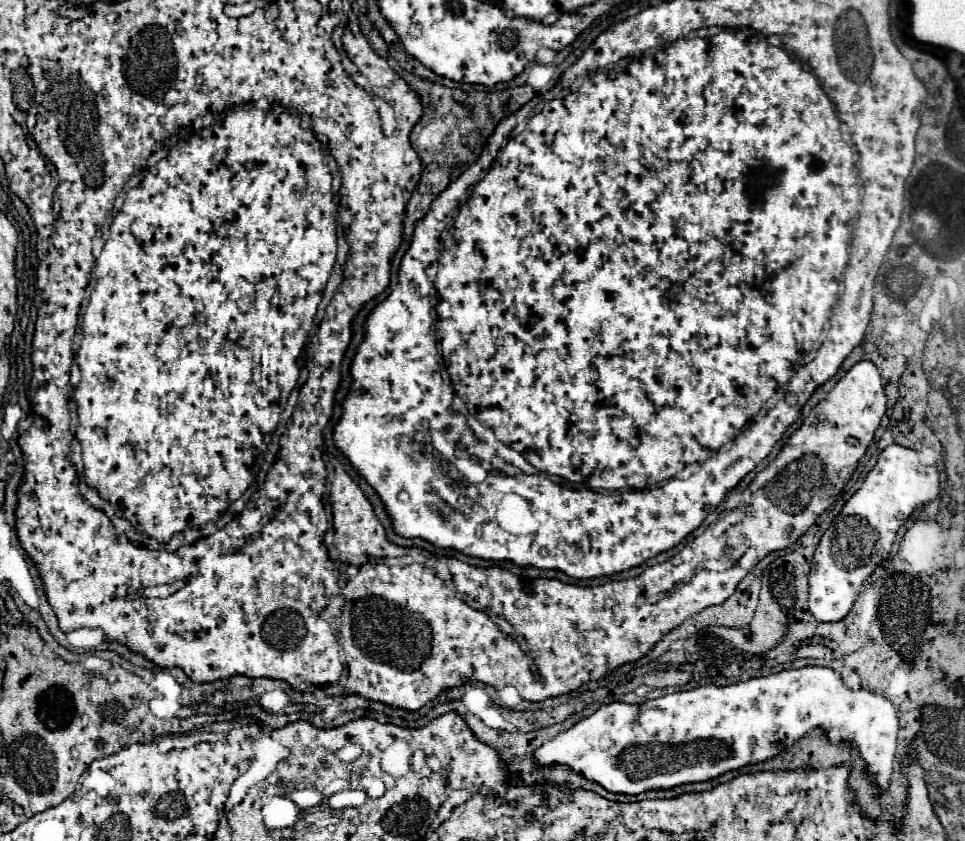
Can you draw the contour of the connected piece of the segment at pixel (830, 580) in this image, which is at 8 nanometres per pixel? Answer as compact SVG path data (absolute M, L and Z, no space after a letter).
M889 445L869 471L861 489L845 503L841 517L825 531L809 573L809 611L817 621L841 621L859 595L863 581L887 559L899 527L907 517L939 495L939 471L923 465L919 453Z

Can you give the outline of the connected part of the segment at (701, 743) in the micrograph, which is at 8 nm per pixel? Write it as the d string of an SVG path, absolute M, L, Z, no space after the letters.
M827 667L781 671L777 675L749 679L729 687L703 685L691 691L651 699L641 705L609 703L583 721L575 723L571 729L543 743L533 753L533 761L535 767L565 765L567 769L581 773L585 779L601 785L609 793L639 795L645 791L673 789L683 783L711 781L745 765L773 759L781 753L781 749L795 745L801 737L817 727L825 731L825 737L831 743L847 743L853 749L859 749L859 755L865 761L865 777L881 791L889 789L899 731L897 709L883 693L873 693L869 689L849 689L841 681L839 673Z

